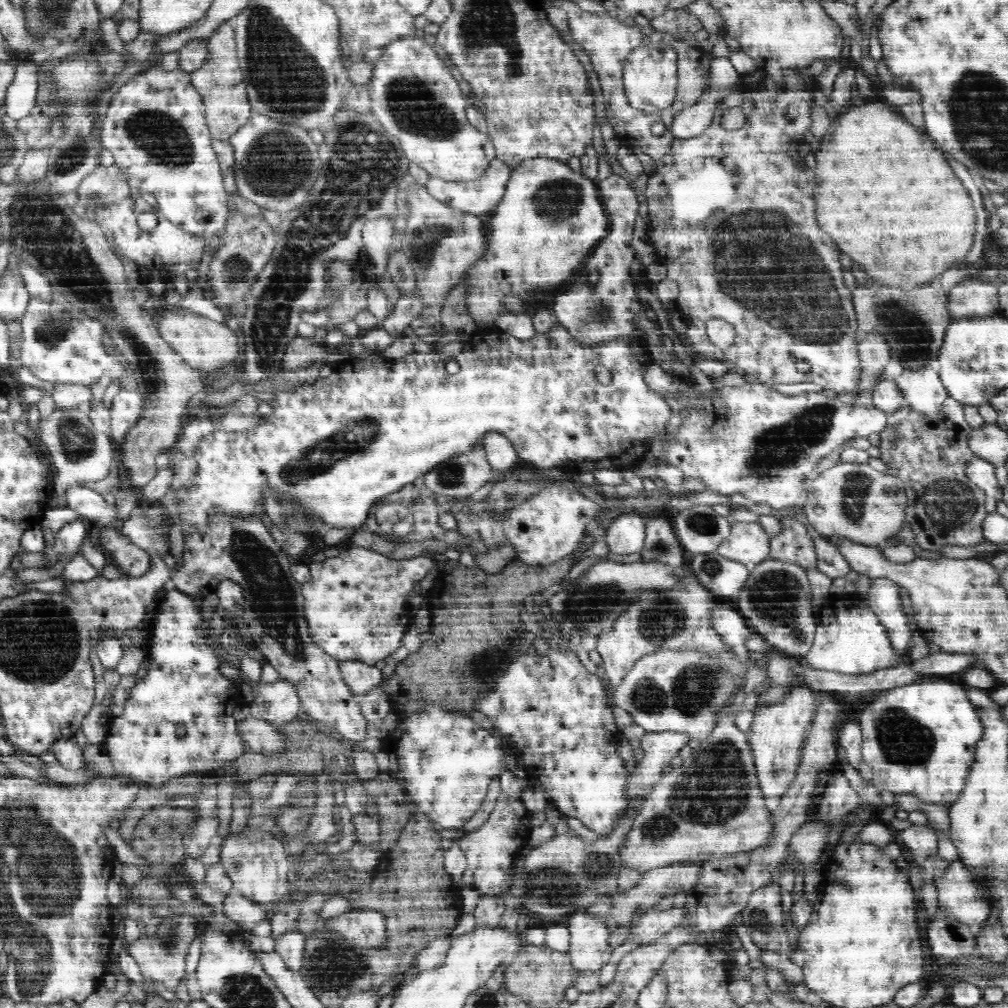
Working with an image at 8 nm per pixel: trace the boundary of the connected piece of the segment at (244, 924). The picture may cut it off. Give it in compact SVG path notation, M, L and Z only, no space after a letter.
M233 891L227 895L219 907L230 920L238 922L238 928L242 932L252 931L257 922L271 916L271 911L266 904L258 904Z

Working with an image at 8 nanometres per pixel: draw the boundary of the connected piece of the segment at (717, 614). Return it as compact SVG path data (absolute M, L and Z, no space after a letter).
M716 606L712 614L712 622L714 622L714 630L720 634L725 644L737 646L737 650L744 648L750 634L755 633L755 630L746 624L742 614L738 614L738 610L732 610L728 606Z

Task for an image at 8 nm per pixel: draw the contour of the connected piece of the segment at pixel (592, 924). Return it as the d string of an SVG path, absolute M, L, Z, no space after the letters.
M586 911L572 913L565 925L570 933L568 955L579 973L598 973L608 964L613 948L610 947L610 929L601 918Z

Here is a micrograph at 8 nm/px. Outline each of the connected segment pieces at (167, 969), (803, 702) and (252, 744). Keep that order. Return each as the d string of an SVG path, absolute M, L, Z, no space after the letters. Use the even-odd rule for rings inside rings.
M172 912L168 916L161 918L157 933L153 937L144 935L129 943L125 939L123 941L128 954L131 954L138 961L145 978L157 980L168 990L174 991L180 984L180 980L184 978L188 948L196 938L198 938L196 917L190 916L190 914L175 914Z
M796 684L780 700L770 705L758 705L747 734L750 734L749 745L752 746L754 764L760 780L760 788L766 798L782 798L790 784L796 778L796 772L802 762L803 747L806 742L806 730L814 720L816 712L816 691L808 686ZM776 766L776 774L770 774Z
M251 717L237 724L237 733L250 752L271 755L281 753L285 747L285 736L276 727L278 725Z

